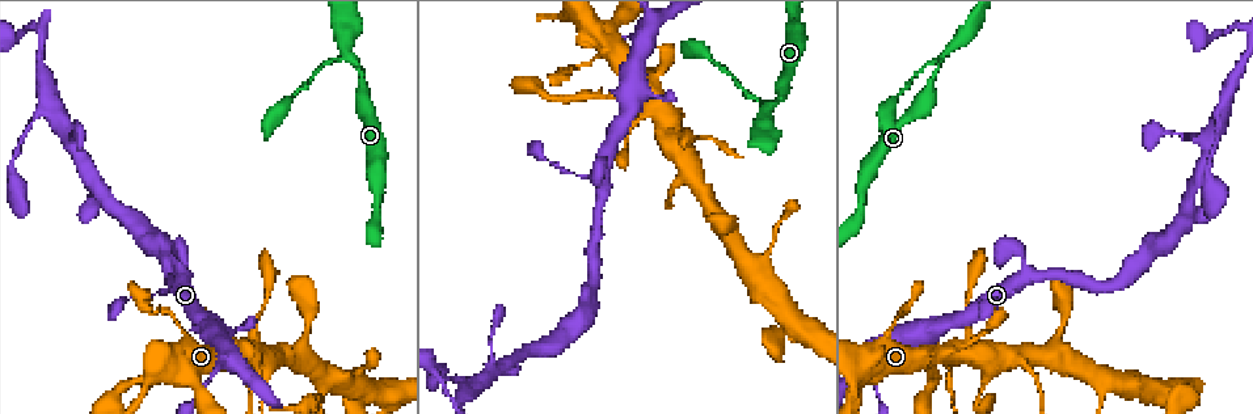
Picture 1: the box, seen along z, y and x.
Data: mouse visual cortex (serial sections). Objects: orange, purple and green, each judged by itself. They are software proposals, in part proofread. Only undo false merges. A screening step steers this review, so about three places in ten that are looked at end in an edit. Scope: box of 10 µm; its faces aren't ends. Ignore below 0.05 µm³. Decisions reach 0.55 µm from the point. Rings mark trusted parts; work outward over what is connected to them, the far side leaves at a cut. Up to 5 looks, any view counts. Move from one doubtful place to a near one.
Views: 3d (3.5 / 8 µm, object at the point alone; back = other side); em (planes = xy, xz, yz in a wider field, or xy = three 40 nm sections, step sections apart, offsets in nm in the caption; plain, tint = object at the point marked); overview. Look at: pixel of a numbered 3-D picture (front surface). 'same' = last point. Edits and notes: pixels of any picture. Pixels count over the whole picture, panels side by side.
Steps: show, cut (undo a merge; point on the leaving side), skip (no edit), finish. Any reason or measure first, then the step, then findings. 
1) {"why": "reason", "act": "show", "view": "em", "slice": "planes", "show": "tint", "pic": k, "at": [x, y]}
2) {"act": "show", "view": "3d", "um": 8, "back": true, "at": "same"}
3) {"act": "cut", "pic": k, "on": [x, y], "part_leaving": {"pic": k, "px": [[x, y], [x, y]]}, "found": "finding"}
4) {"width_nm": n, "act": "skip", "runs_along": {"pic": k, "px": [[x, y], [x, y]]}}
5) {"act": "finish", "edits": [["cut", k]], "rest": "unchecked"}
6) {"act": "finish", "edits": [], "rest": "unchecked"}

{"why": "small branch off a trunk", "act": "show", "view": "3d", "um": 8, "pic": 1, "at": [261, 369]}

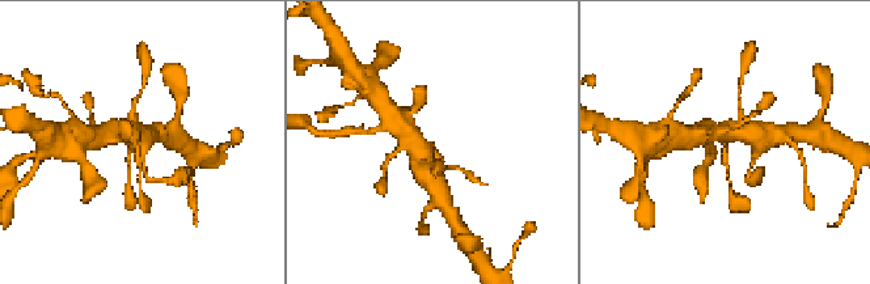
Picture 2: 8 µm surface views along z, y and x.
{"arms": 3, "arm_widths_nm": [150, 500, 600], "why": "need the tissue", "act": "show", "view": "em", "slice": "planes", "show": "tint", "at": "same"}

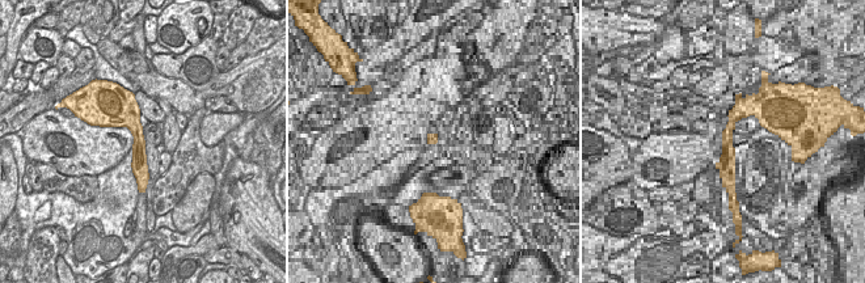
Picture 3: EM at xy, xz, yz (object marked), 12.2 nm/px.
{"width_nm": 190, "act": "skip", "runs_along": {"pic": 2, "px": [[112, 131], [135, 139], [140, 185]]}, "found": "continuous, no second cell"}

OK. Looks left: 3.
{"why": "abrupt turn", "act": "show", "view": "3d", "um": 8, "pic": 1, "at": [176, 257]}

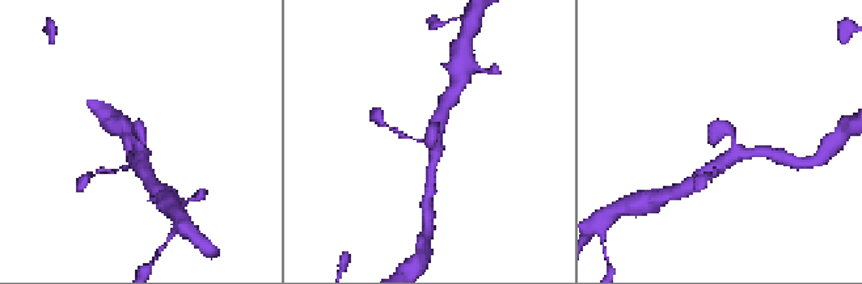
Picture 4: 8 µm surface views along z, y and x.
{"why": "closer look", "act": "show", "view": "3d", "um": 3.5, "at": "same"}

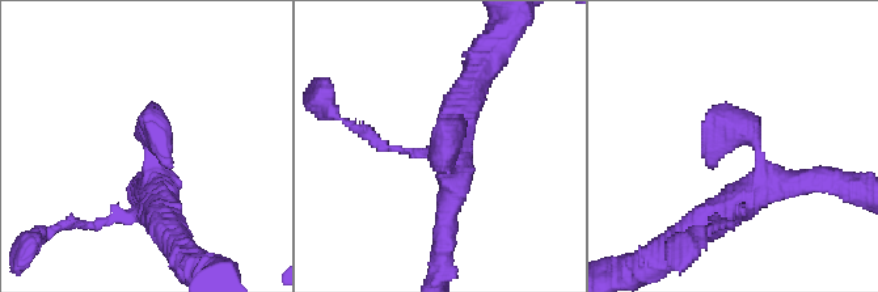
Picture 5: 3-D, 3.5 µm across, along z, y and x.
{"why": "now the EM", "act": "show", "view": "em", "slice": "xy", "step": 3, "show": "tint", "pic": 5, "at": [441, 164]}

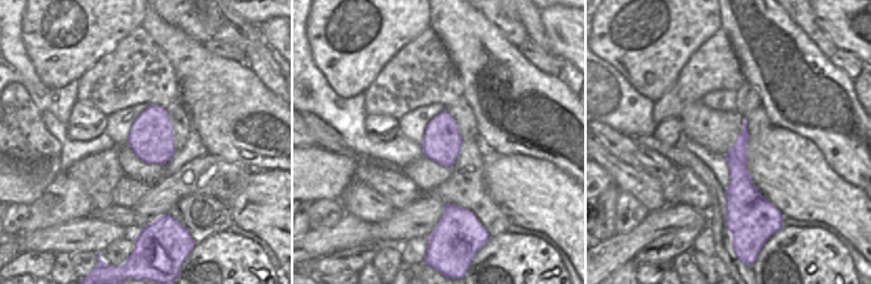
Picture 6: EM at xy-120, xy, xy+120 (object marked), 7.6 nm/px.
{"act": "skip", "runs_along": {"pic": 5, "px": [[160, 204], [147, 136], [168, 165]]}, "found": "continuous, no second cell"}

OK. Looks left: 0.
{"act": "finish", "edits": [], "rest": "unchecked"}

